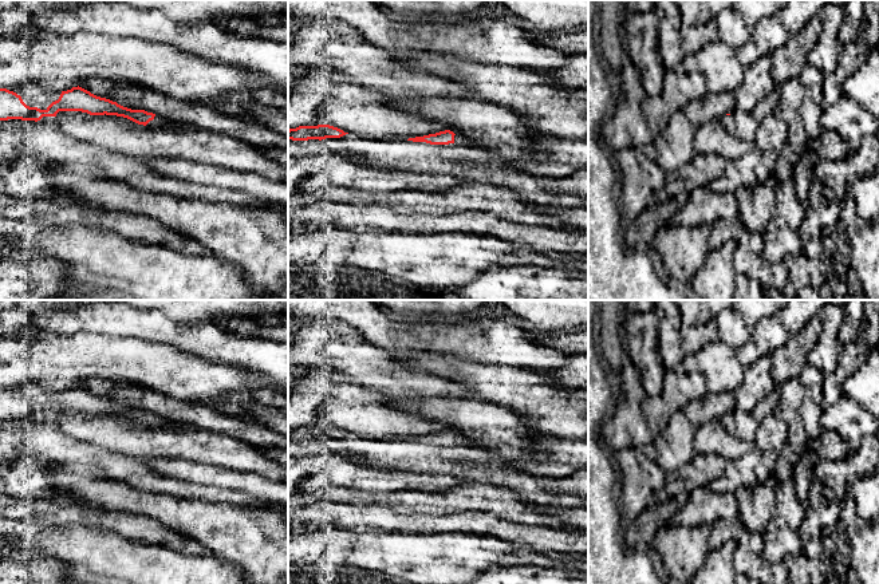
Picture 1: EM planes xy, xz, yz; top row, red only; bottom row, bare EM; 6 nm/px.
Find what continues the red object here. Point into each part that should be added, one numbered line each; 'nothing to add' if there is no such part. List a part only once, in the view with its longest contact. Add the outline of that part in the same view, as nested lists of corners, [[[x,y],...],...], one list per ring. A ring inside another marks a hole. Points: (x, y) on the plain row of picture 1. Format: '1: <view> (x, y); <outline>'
1: xy (32, 395); [[[36,384],[12,386],[8,387],[7,390],[20,395],[27,406],[38,407],[40,410],[47,410],[47,407],[52,402],[58,400],[62,394],[59,391],[47,390]]]

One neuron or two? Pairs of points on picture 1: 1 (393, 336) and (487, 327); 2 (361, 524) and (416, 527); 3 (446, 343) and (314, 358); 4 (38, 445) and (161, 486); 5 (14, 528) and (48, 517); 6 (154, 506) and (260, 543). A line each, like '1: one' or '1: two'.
1: one
2: one
3: two
4: one
5: two
6: one

